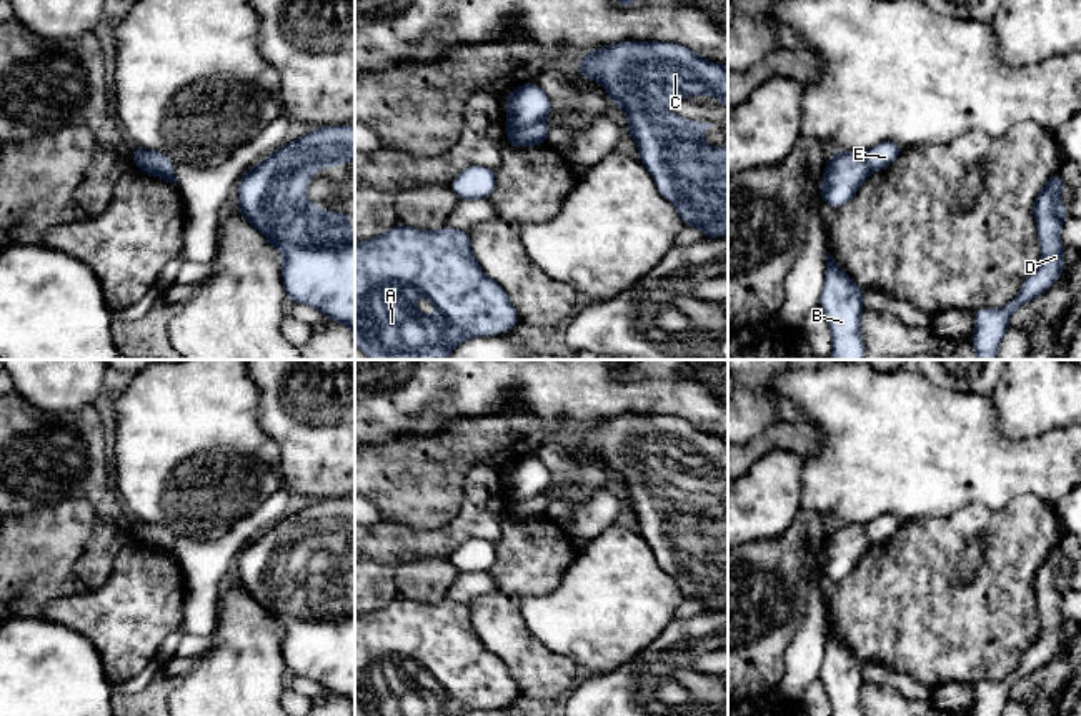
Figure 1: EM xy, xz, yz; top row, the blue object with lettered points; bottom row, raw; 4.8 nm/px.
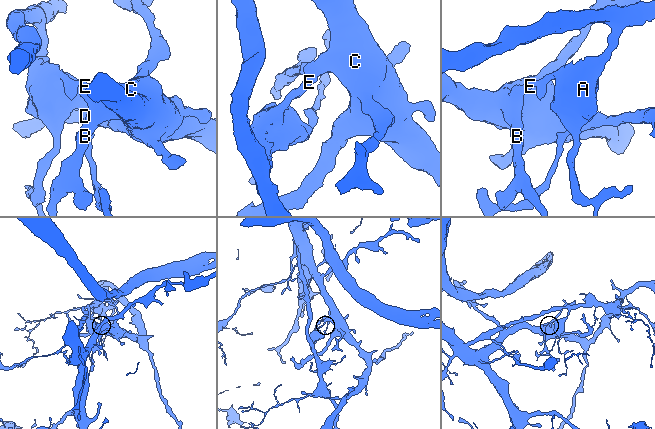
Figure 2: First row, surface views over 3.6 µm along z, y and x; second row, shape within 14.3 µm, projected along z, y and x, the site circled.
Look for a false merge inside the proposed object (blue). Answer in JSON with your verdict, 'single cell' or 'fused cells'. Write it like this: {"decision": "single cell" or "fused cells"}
{"decision": "fused cells"}

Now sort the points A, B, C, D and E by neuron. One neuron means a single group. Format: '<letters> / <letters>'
A D E / B C

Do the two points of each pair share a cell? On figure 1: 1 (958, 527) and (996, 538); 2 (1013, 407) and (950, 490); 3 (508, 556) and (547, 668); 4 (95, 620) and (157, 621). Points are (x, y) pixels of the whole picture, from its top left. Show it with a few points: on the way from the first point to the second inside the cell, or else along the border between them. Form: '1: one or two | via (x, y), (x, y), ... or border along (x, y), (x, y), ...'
1: one | via (968, 527), (986, 528)
2: two | border along (988, 397), (996, 430), (1003, 437), (1036, 437)
3: one | via (513, 585), (512, 633), (518, 640)
4: one | via (110, 620), (142, 620)

